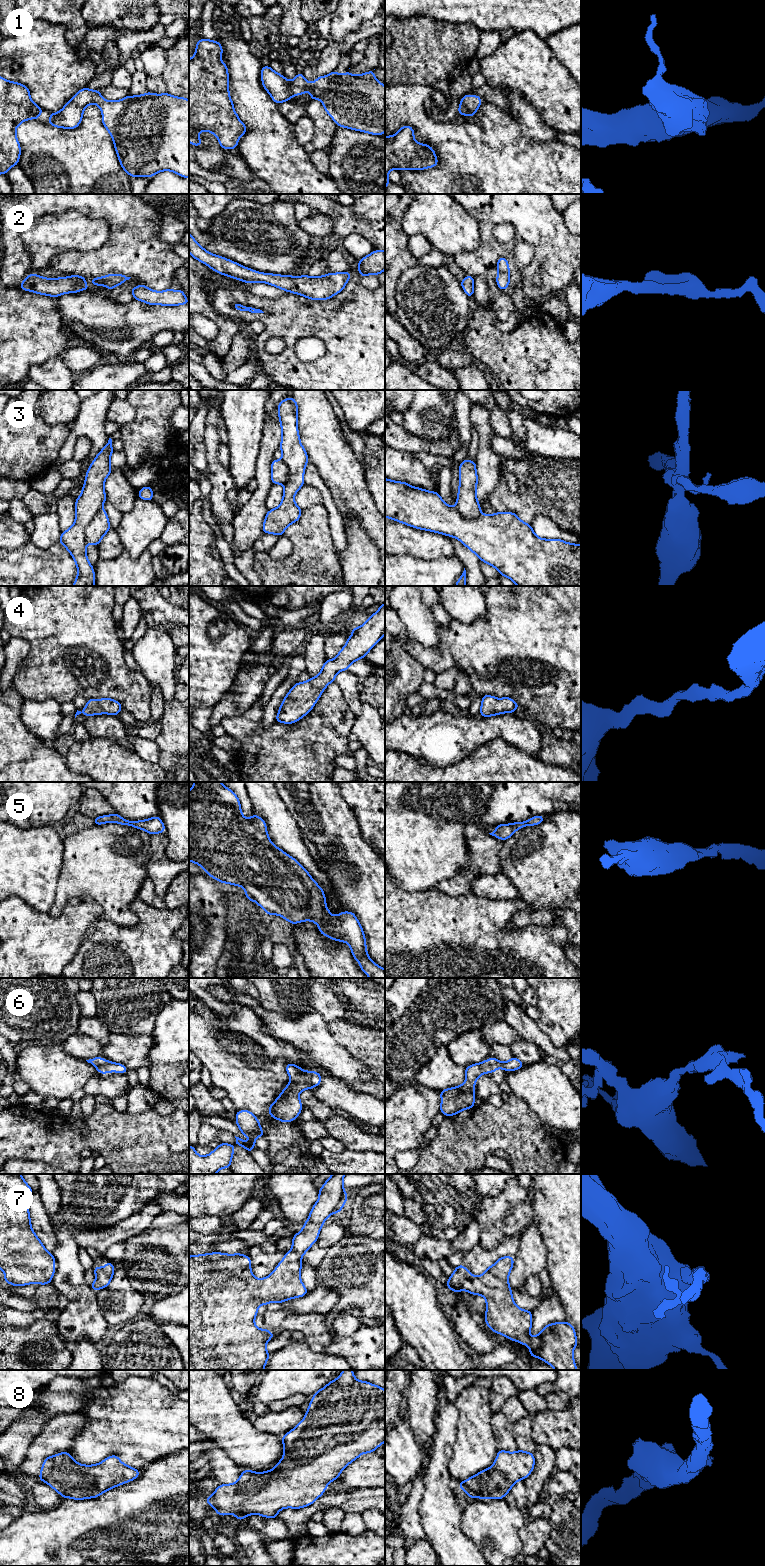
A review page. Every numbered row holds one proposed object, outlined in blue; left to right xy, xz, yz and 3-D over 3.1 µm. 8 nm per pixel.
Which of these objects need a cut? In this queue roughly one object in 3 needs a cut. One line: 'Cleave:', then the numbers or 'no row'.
Cleave: 3, 7

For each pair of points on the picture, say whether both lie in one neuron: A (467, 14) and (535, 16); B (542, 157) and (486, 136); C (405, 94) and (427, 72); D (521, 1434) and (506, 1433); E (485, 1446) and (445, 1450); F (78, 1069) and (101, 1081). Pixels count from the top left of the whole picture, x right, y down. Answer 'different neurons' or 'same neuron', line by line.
A: same neuron
B: same neuron
C: different neurons
D: different neurons
E: different neurons
F: different neurons

